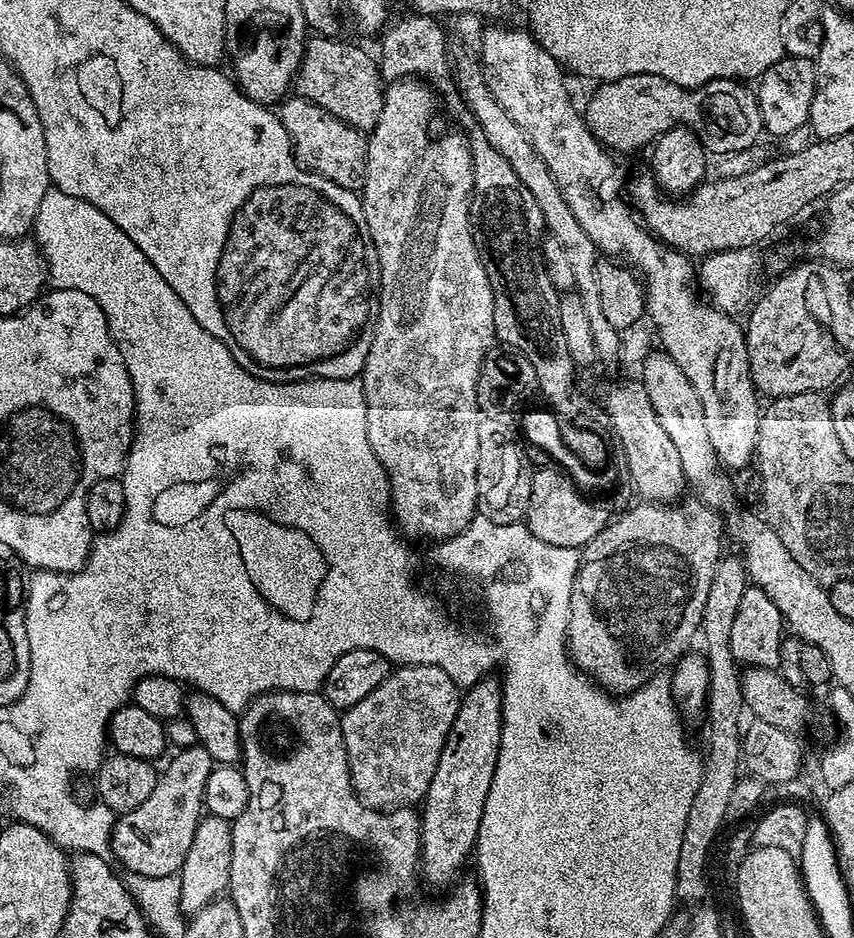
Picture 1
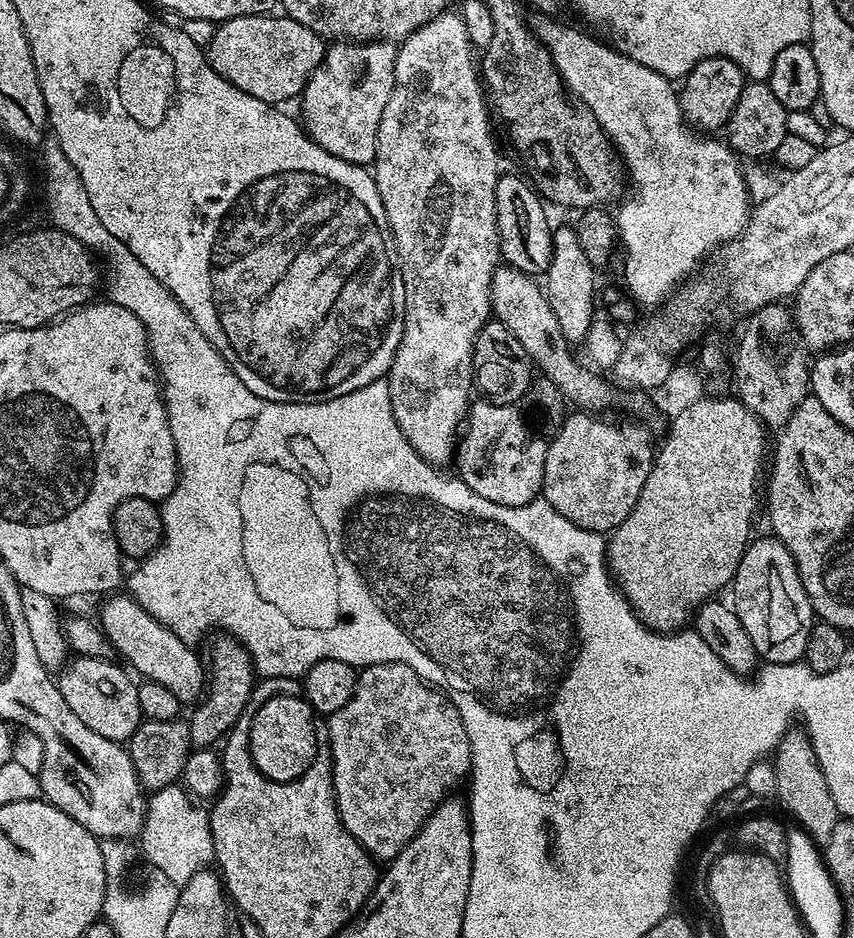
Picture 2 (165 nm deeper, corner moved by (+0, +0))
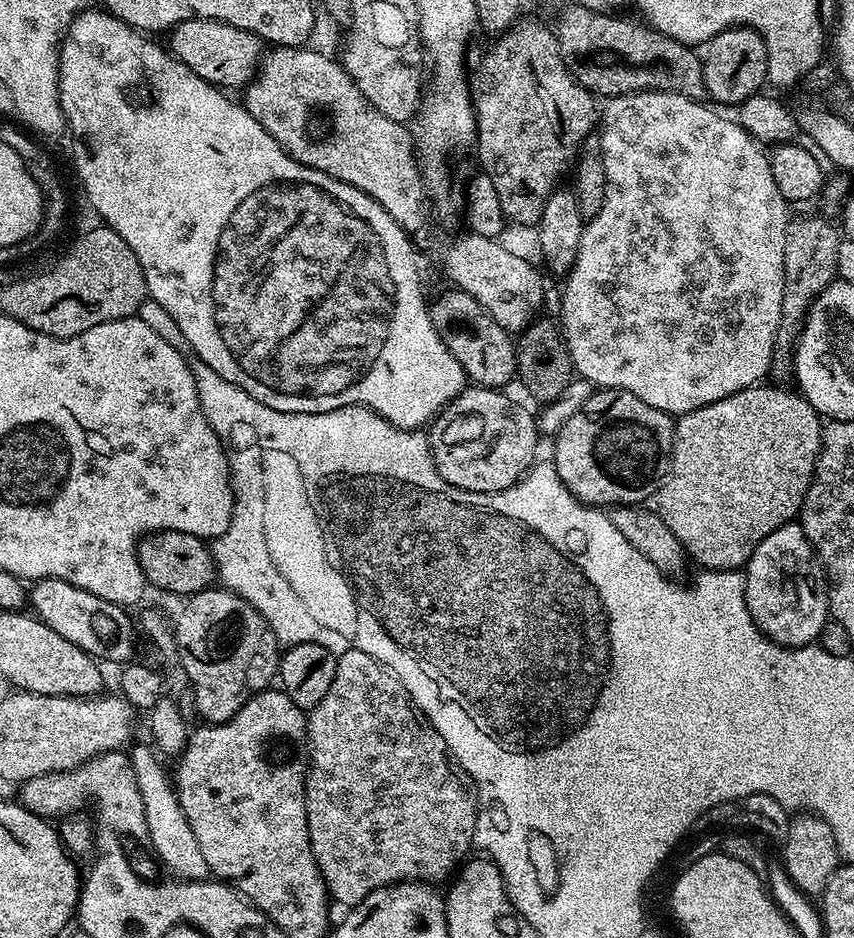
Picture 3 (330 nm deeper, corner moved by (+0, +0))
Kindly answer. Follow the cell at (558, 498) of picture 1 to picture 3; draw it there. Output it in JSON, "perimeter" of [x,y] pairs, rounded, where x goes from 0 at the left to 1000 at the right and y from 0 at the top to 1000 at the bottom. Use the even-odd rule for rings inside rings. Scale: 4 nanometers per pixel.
{"perimeter":[[[705,414],[696,418],[679,439],[672,441],[663,454],[658,454],[656,461],[650,462],[651,504],[670,530],[686,538],[749,539],[767,530],[782,507],[782,498],[787,495],[788,467],[789,448],[781,439],[756,433],[752,424],[742,424],[742,420],[733,416]]]}

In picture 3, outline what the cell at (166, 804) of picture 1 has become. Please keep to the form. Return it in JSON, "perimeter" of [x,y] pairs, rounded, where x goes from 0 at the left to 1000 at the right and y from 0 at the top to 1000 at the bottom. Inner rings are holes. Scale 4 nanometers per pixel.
{"perimeter":[[[245,625],[239,630],[219,636],[212,644],[215,645],[206,661],[204,657],[204,699],[211,703],[211,708],[225,728],[222,740],[230,745],[233,767],[246,772],[259,772],[274,765],[274,761],[279,761],[279,757],[283,757],[283,753],[288,753],[295,742],[310,737],[317,730],[314,728],[324,724],[330,688],[321,672],[316,672],[311,659],[307,659],[307,655],[302,655],[302,650],[293,646],[293,642],[261,626]]]}

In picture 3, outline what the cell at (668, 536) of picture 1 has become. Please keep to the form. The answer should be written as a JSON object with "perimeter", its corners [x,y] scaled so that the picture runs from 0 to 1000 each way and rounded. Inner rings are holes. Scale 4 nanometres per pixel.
{"perimeter":[[[891,407],[868,418],[861,418],[841,429],[831,429],[817,437],[808,437],[790,449],[789,467],[787,468],[787,495],[782,498],[782,507],[778,511],[778,516],[766,530],[767,541],[780,557],[780,561],[785,561],[785,565],[801,581],[804,592],[809,596],[811,593],[820,600],[821,607],[836,610],[861,610],[870,607],[883,591],[888,578],[892,578],[892,574],[906,569],[906,565],[911,565],[917,559],[929,558],[936,551],[937,541],[941,538],[946,520],[951,516],[951,509],[956,505],[956,491],[960,488],[961,472],[963,445],[960,440],[953,437],[953,433],[948,433],[946,425],[936,417],[925,418],[916,414],[903,414],[899,407]]]}

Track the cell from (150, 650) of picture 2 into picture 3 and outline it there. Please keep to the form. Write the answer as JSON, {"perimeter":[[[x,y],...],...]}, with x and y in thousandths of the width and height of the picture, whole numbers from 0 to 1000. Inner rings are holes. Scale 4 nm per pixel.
{"perimeter":[[[44,618],[35,627],[35,648],[42,660],[59,667],[63,676],[73,676],[77,684],[87,684],[87,689],[103,695],[114,705],[132,704],[141,710],[158,700],[155,698],[159,695],[162,674],[156,658],[153,661],[142,645],[115,638],[115,633],[105,633],[76,618]]]}

